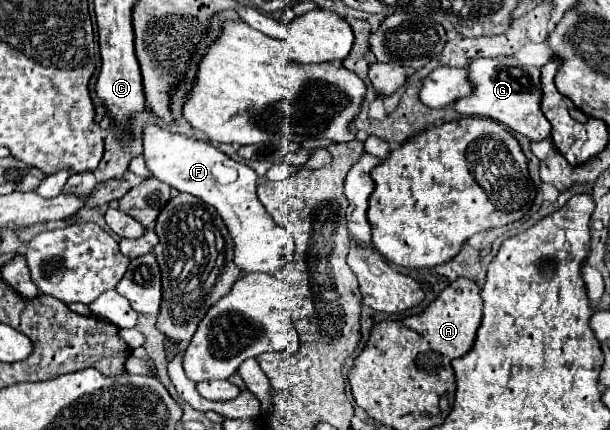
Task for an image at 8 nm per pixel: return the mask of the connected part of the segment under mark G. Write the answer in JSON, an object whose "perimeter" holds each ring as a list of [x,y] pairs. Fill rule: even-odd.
{"perimeter":[[[516,57],[500,59],[476,59],[468,67],[470,79],[476,85],[474,97],[466,97],[454,103],[454,109],[462,115],[482,115],[496,119],[510,129],[522,133],[530,141],[539,142],[550,136],[551,124],[542,113],[542,83],[540,69],[520,65]]]}

